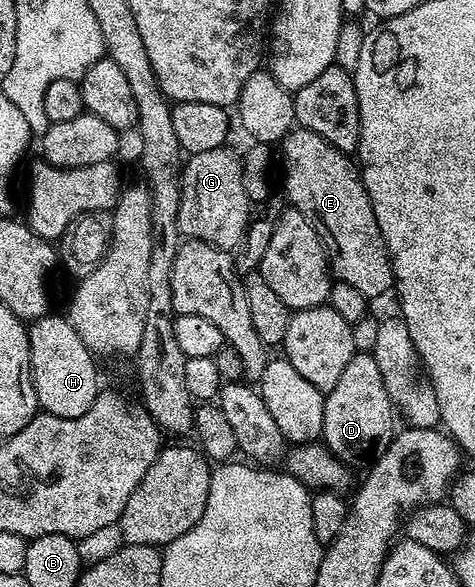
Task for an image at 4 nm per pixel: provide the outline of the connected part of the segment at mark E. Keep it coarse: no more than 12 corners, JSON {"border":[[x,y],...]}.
{"border":[[302,128],[281,143],[283,190],[338,281],[395,284],[359,167]]}

